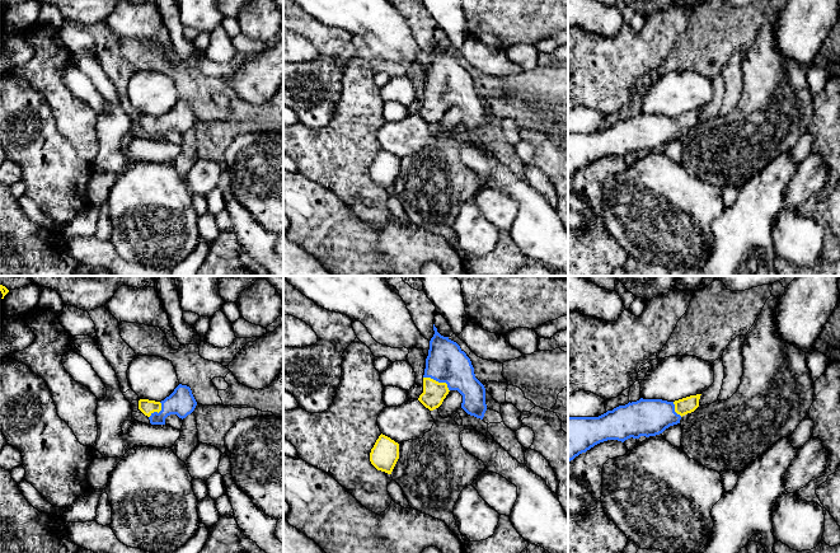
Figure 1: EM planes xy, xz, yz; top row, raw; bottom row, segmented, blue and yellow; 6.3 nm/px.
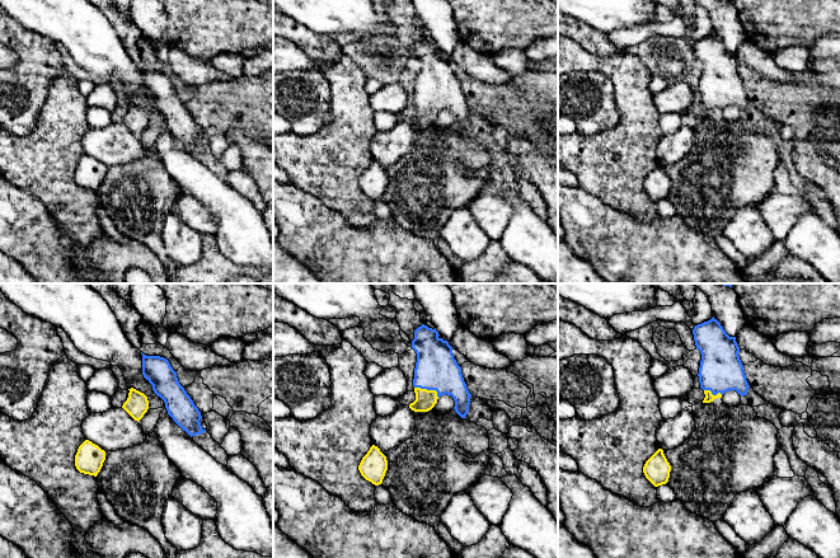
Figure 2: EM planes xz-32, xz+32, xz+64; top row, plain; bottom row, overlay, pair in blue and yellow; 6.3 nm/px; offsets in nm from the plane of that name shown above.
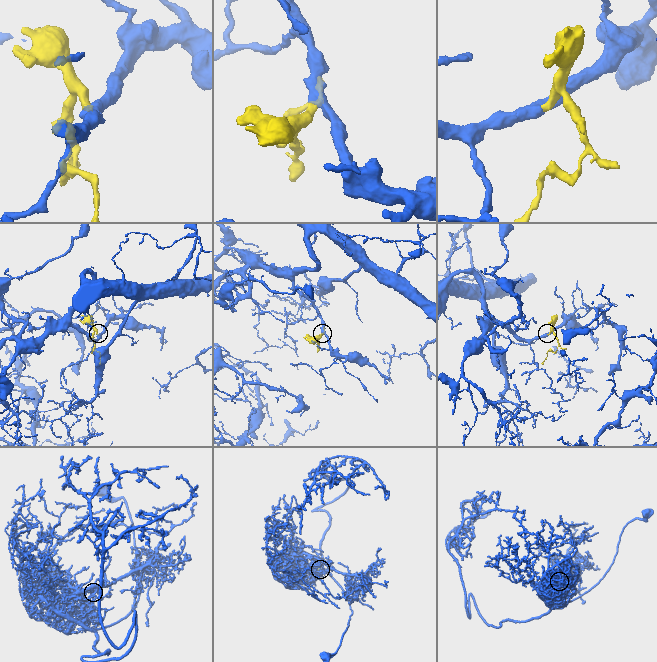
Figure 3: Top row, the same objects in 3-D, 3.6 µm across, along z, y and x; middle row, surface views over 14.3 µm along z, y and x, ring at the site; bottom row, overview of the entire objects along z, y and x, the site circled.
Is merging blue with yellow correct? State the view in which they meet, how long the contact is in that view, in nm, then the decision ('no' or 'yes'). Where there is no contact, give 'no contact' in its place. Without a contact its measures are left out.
xz | 190 nm | yes

